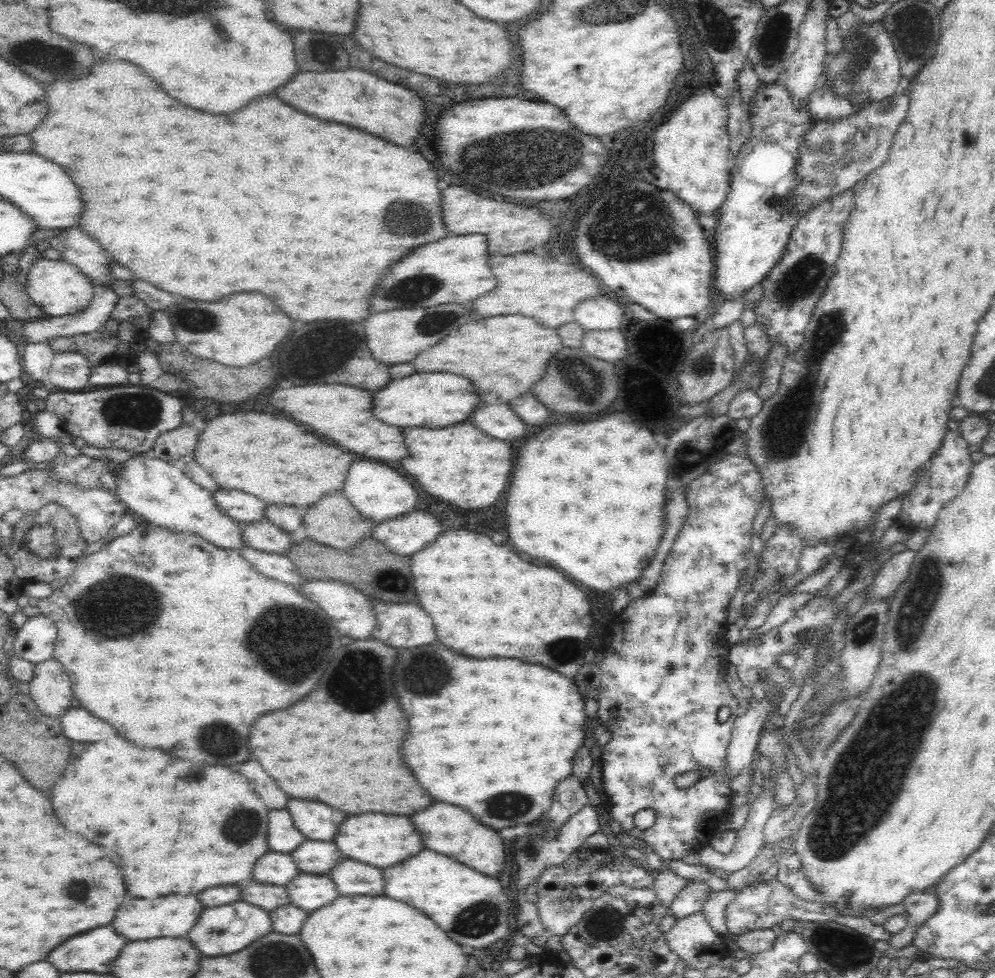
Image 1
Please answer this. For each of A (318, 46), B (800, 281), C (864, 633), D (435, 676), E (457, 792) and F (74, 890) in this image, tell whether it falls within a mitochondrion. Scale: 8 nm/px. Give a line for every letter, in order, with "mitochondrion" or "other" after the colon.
A: other
B: mitochondrion
C: mitochondrion
D: mitochondrion
E: other
F: mitochondrion

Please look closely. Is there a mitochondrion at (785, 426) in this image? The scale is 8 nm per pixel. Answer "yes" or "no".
yes

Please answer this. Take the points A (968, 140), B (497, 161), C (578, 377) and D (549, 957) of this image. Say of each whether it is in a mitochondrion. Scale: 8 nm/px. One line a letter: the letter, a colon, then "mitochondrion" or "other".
A: other
B: mitochondrion
C: mitochondrion
D: other

